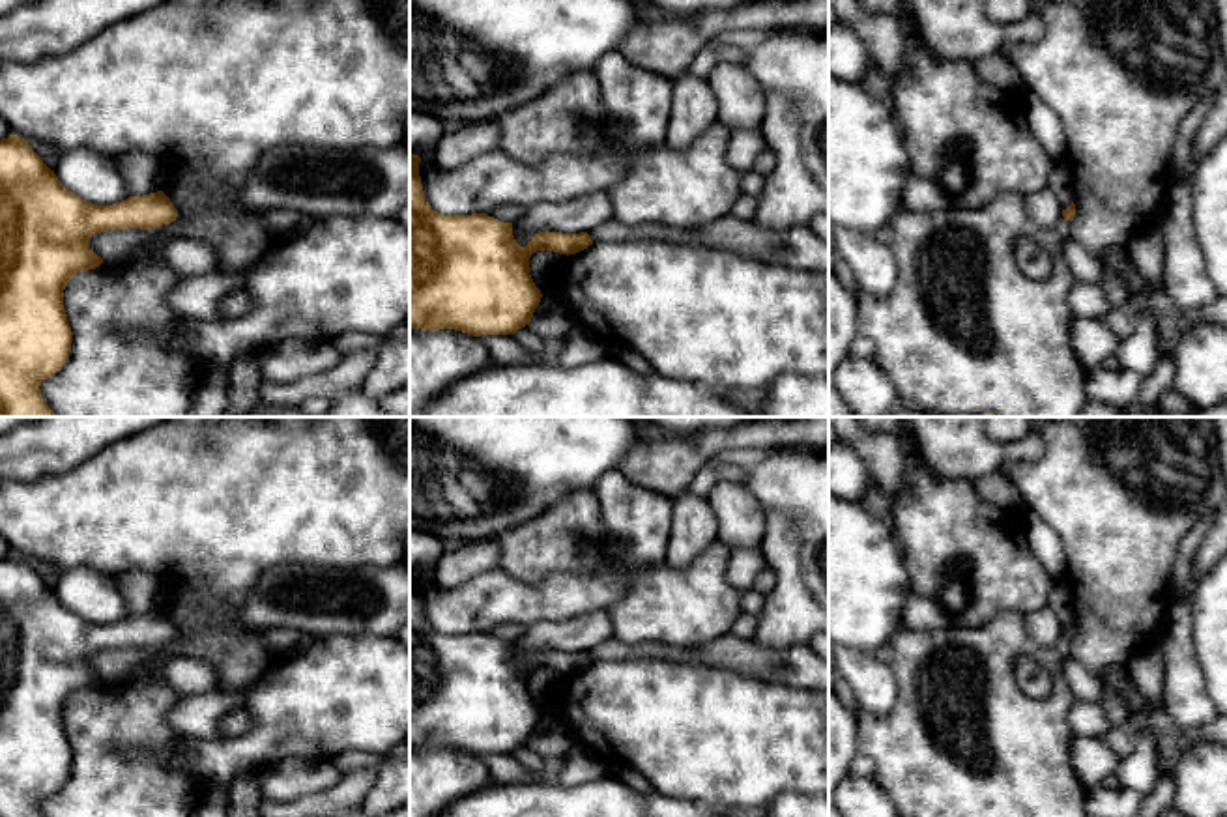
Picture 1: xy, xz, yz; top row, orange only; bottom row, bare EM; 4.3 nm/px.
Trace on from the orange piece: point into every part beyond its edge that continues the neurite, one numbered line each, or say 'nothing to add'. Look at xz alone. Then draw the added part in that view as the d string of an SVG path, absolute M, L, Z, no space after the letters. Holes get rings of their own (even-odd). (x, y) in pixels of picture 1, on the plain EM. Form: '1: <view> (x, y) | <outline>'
nothing to add

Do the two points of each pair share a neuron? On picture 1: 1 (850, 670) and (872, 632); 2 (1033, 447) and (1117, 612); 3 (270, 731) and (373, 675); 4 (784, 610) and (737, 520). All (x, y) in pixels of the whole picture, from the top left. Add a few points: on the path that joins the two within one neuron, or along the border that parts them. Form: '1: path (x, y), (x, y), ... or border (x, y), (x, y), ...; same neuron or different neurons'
1: border (848, 645), (874, 655); different neurons
2: border (1044, 438), (1037, 458), (1009, 462), (999, 472); different neurons
3: path (296, 713), (303, 705), (315, 705), (346, 692); same neuron
4: border (758, 501), (765, 515), (765, 533), (760, 546); different neurons

